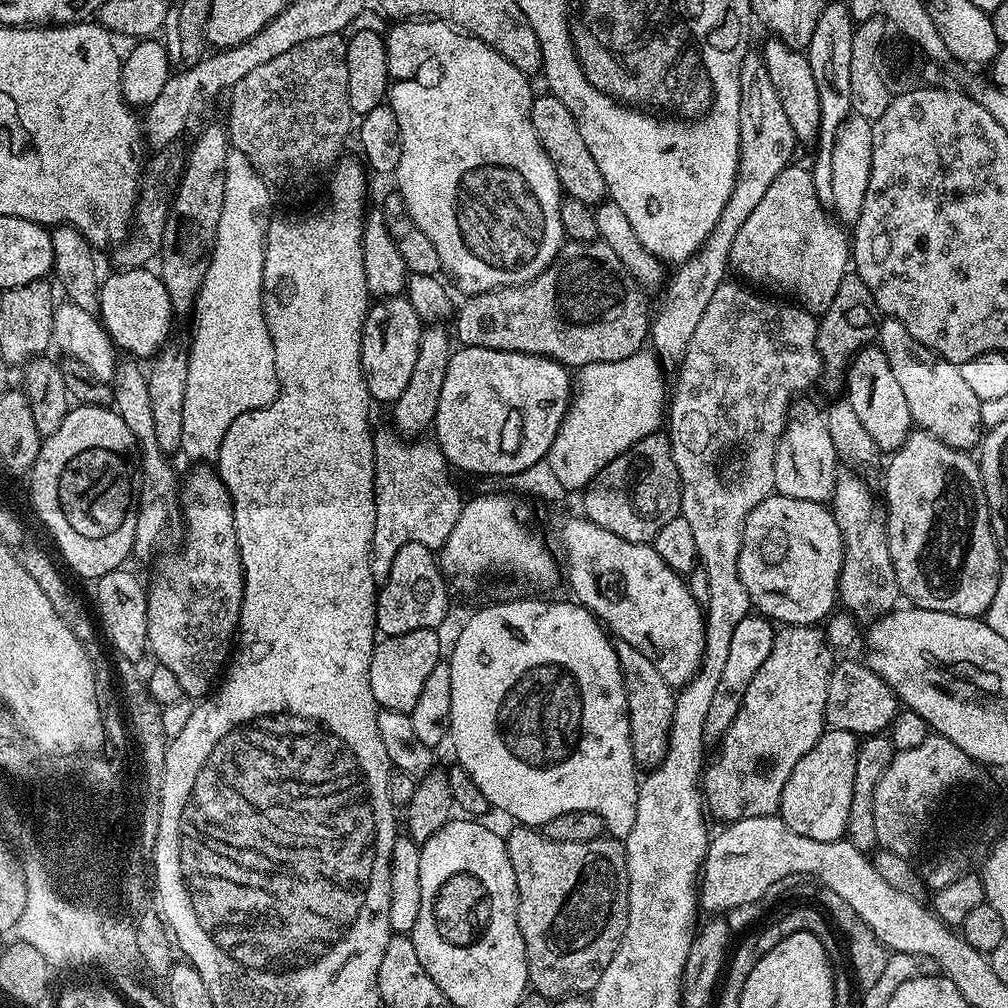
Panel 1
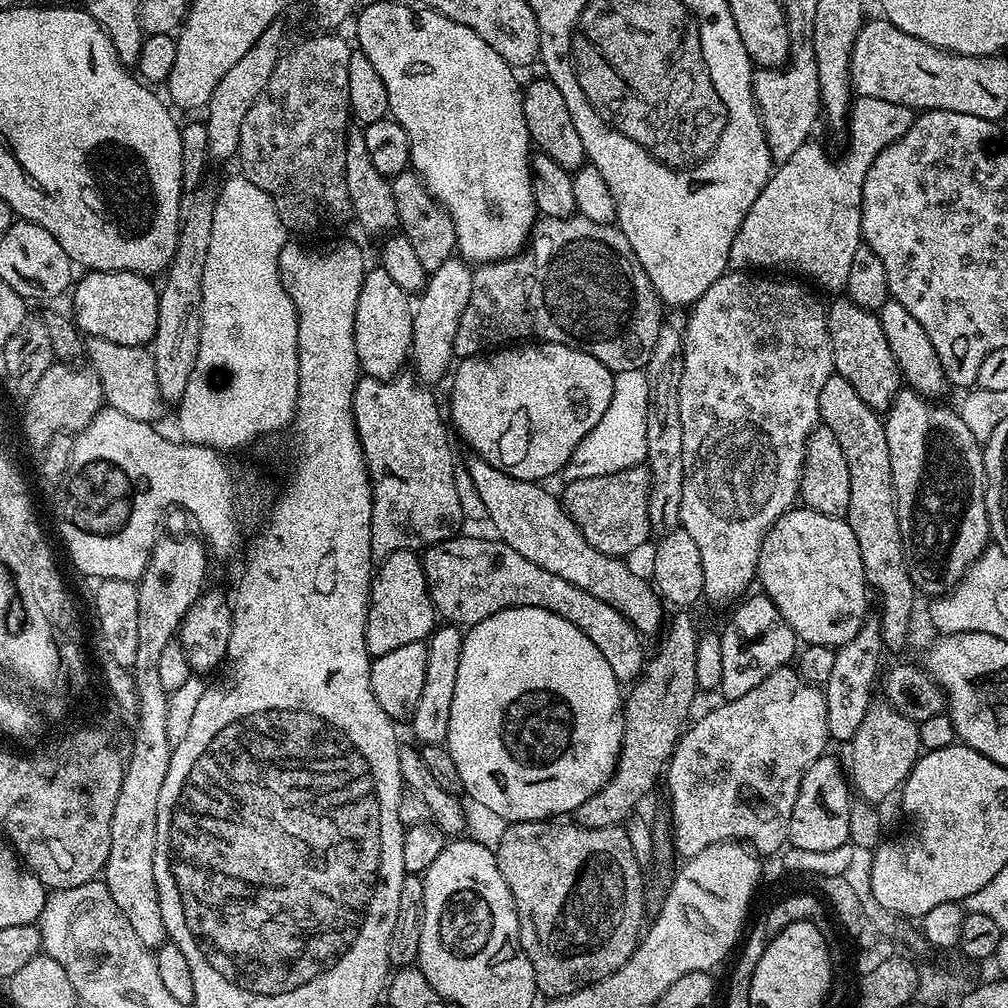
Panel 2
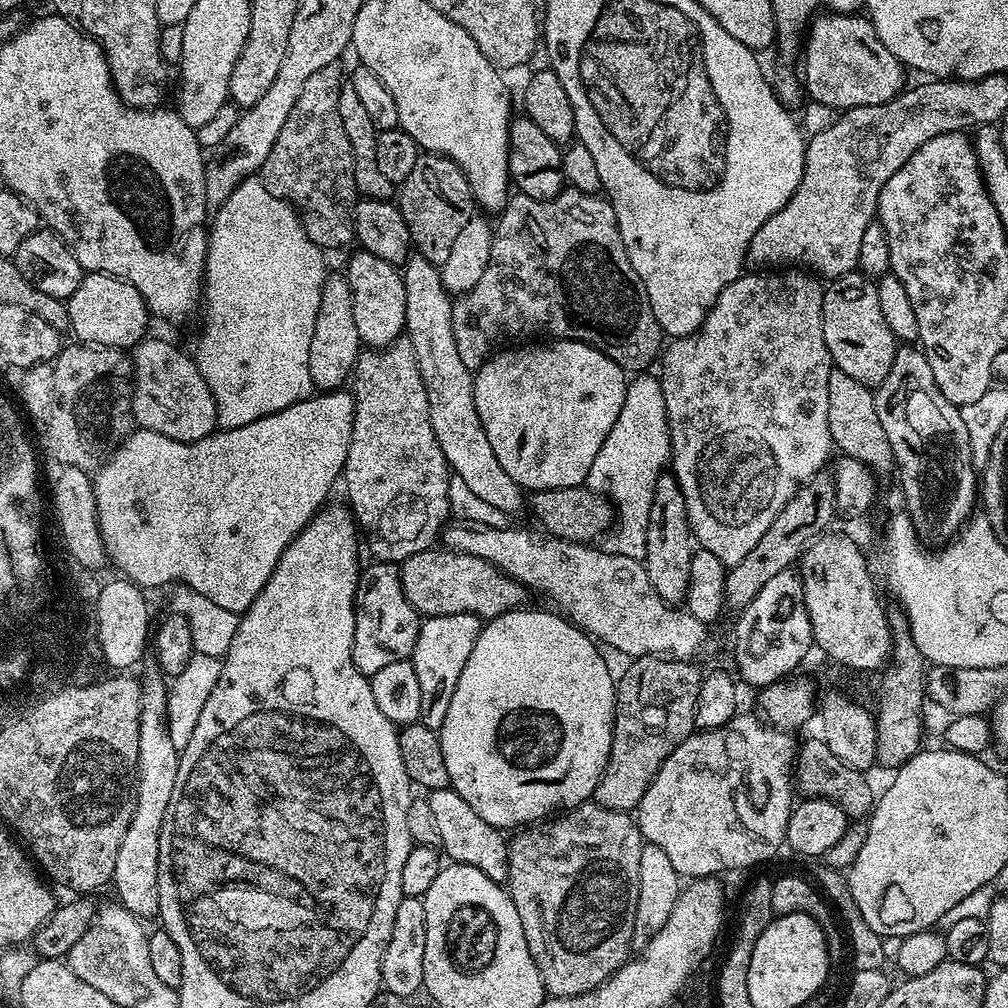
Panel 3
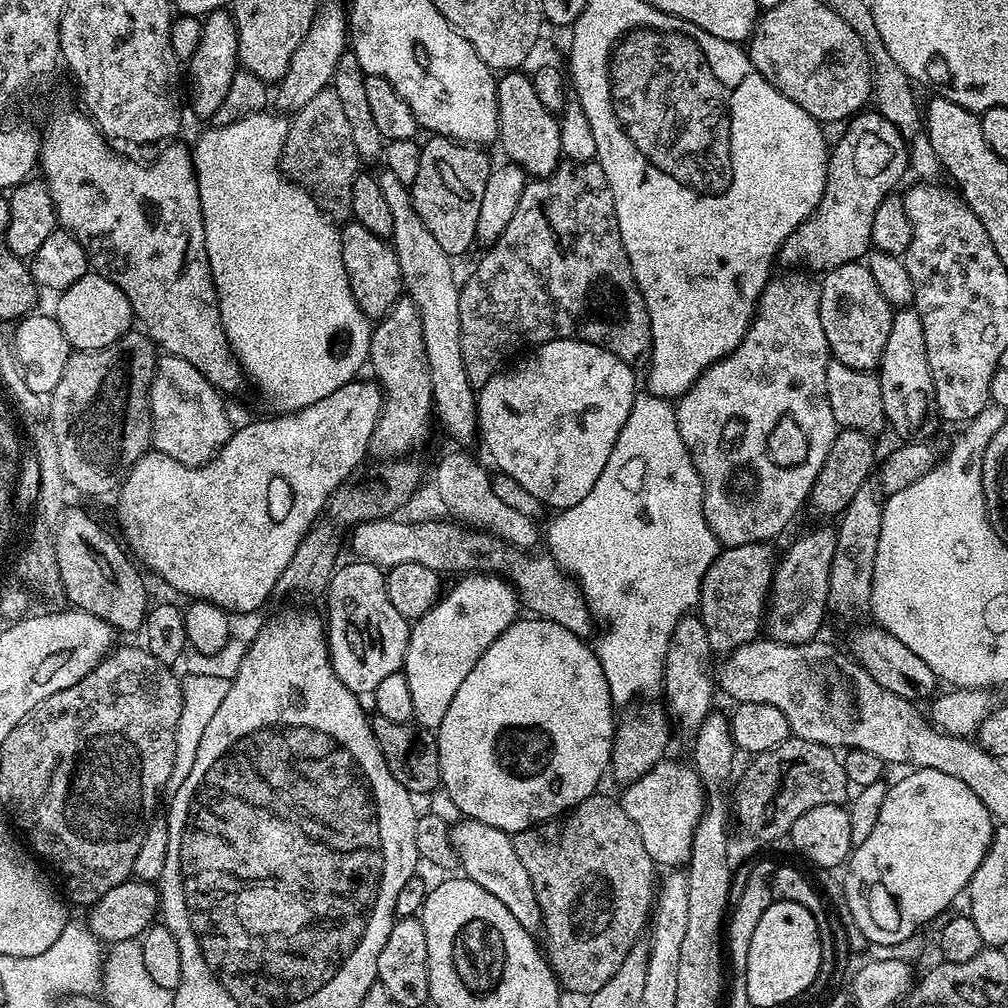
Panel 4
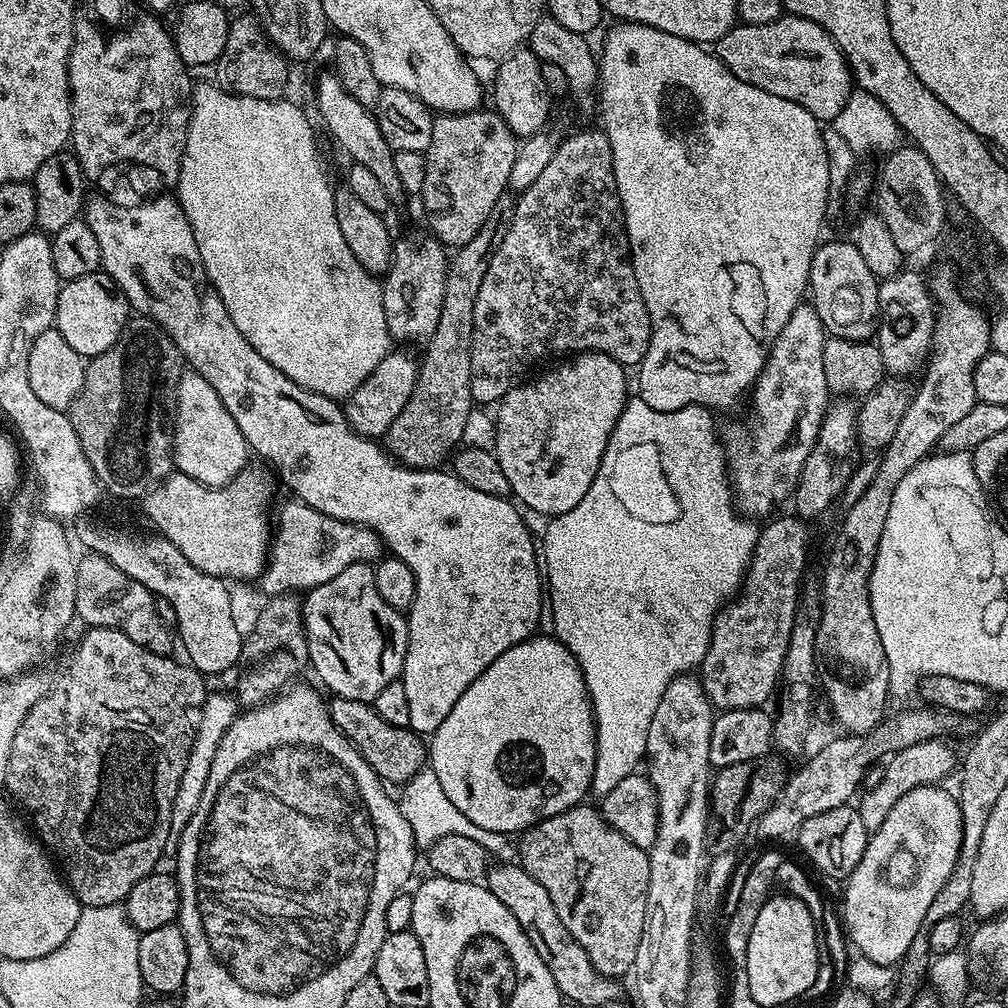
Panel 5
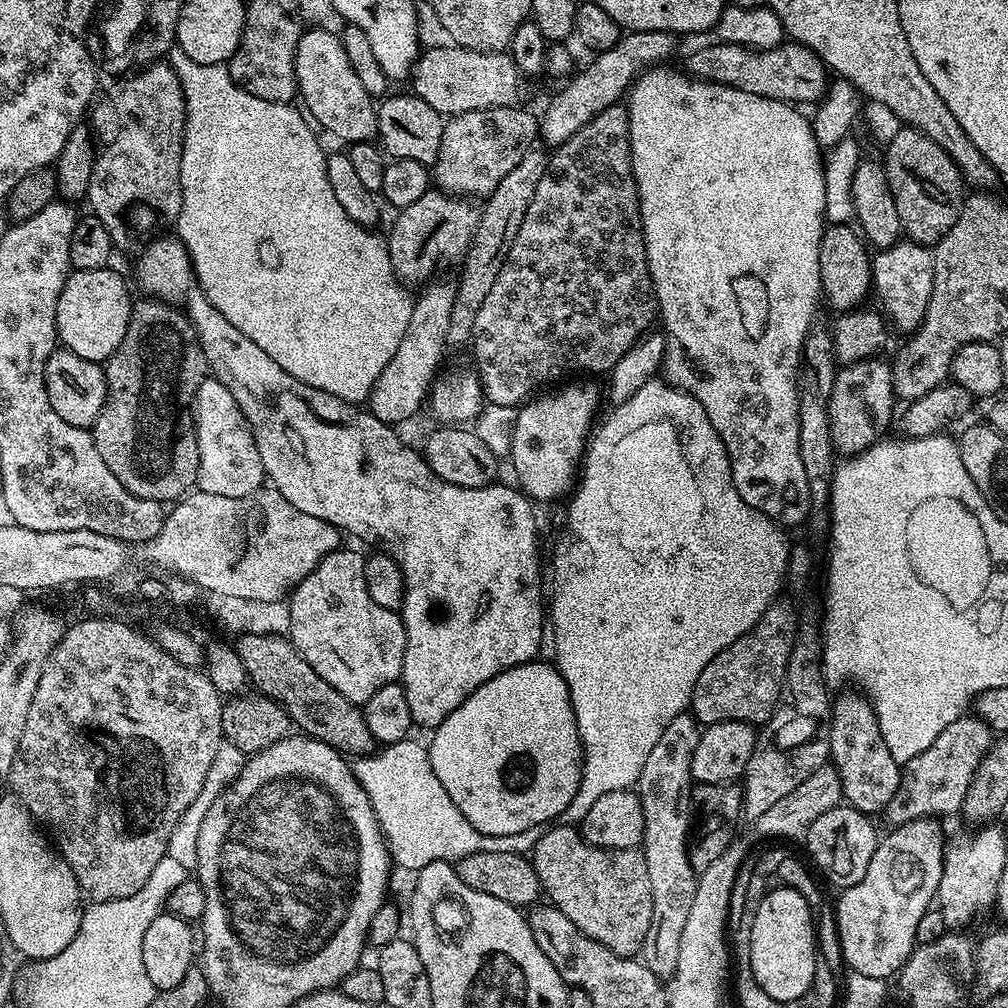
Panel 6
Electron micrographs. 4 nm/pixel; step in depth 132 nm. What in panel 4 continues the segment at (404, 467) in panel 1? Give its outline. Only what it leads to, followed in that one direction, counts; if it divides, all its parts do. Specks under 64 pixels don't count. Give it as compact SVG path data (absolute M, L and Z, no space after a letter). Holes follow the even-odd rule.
M411 298L396 300L391 310L375 321L368 364L375 383L380 386L380 393L384 395L380 417L374 426L371 451L384 458L400 458L415 453L412 452L415 448L427 442L432 424L434 428L434 409L426 342L422 342L422 318Z

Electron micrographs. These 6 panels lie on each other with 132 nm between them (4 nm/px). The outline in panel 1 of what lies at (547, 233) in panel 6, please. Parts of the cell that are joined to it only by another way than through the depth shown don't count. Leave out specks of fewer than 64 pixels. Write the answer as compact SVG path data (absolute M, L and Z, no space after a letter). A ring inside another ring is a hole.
M604 239L568 240L560 247L552 265L530 282L469 295L465 299L468 301L455 309L454 336L465 348L545 356L569 370L579 370L598 362L618 362L641 351L649 339L650 308L648 312L648 300L643 291L640 281Z

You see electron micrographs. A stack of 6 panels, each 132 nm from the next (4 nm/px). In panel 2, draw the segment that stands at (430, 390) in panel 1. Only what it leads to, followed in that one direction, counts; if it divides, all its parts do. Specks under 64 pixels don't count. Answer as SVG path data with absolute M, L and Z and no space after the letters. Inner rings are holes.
M453 258L442 262L438 270L430 273L428 285L419 293L412 313L412 351L410 364L419 383L433 386L449 375L454 364L454 334L458 334L458 322L466 302L470 302L473 269L463 259Z

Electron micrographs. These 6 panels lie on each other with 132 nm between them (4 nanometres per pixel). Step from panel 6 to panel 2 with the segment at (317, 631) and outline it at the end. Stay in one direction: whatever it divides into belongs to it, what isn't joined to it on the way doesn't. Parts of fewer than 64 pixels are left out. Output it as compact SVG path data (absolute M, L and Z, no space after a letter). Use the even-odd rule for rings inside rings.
M403 548L379 561L372 577L366 618L366 650L369 657L390 654L397 646L427 641L437 627L436 608L426 586L423 559L413 549Z

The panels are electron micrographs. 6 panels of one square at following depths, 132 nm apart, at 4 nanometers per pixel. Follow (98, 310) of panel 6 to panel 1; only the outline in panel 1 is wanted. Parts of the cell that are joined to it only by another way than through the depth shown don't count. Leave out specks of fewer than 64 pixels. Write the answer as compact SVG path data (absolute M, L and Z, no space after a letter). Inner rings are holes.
M147 267L126 268L105 275L100 285L100 323L108 331L108 337L117 349L124 348L129 357L155 357L156 353L169 343L168 331L172 328L174 313L170 294L160 281L159 275Z

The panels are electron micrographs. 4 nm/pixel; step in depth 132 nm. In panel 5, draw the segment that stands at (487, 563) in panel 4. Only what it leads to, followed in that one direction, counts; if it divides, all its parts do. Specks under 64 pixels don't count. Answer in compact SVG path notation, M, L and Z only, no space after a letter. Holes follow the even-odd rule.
M295 498L289 500L289 504L281 506L280 517L277 520L275 517L268 562L258 577L258 588L268 598L307 593L308 589L322 586L322 582L330 582L330 578L342 574L346 566L381 559L380 535L365 524L342 522L300 503Z

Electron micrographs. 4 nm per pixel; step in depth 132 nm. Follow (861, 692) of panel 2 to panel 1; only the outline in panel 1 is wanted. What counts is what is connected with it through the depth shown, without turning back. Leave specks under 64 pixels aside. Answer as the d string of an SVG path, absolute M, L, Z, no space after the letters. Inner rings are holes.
M844 471L836 477L835 492L830 501L830 511L843 534L844 554L838 598L858 622L872 624L896 610L902 593L890 558L886 518L878 507L877 497L875 500L869 486L858 477L861 475Z

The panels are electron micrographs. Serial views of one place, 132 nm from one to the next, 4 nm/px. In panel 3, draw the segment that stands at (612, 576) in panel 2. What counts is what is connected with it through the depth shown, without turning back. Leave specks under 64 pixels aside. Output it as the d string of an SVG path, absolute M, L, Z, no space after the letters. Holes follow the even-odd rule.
M416 254L403 265L402 275L406 286L406 322L404 330L406 338L414 346L414 358L418 358L418 370L422 374L422 382L426 386L426 402L430 410L430 426L434 426L434 438L438 438L438 446L442 446L442 454L446 458L449 469L458 478L466 482L468 489L476 497L482 498L490 505L496 506L507 514L514 514L526 504L526 496L520 485L515 484L502 470L498 458L494 458L494 450L490 450L490 442L484 433L482 422L478 418L478 410L474 406L473 369L462 363L458 358L458 346L454 342L452 329L453 297L444 288L440 277L440 269L431 264L423 256Z

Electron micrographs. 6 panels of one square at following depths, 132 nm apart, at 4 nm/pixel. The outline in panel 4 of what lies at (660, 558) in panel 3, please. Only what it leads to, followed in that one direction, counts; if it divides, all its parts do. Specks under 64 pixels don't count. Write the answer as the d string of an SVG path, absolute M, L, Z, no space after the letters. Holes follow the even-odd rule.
M699 615L683 616L674 626L672 640L667 646L668 653L664 659L664 678L662 681L663 703L666 711L682 731L688 734L695 733L698 726L713 711L712 688L714 692L714 676L708 673L708 666L714 659L710 642L706 638L706 626L701 622Z

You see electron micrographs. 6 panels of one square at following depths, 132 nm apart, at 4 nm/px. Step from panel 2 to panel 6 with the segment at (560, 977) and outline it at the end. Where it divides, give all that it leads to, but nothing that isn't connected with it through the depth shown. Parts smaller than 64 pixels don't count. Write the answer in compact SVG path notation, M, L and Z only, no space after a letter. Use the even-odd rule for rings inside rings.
M559 827L545 830L530 853L534 874L538 874L543 895L552 907L562 910L562 914L566 914L566 918L570 918L570 922L582 930L582 934L594 942L602 942L602 946L614 950L614 954L635 957L646 942L646 930L650 930L652 913L650 874L646 871L643 851L639 847L599 848L588 844L575 827Z

